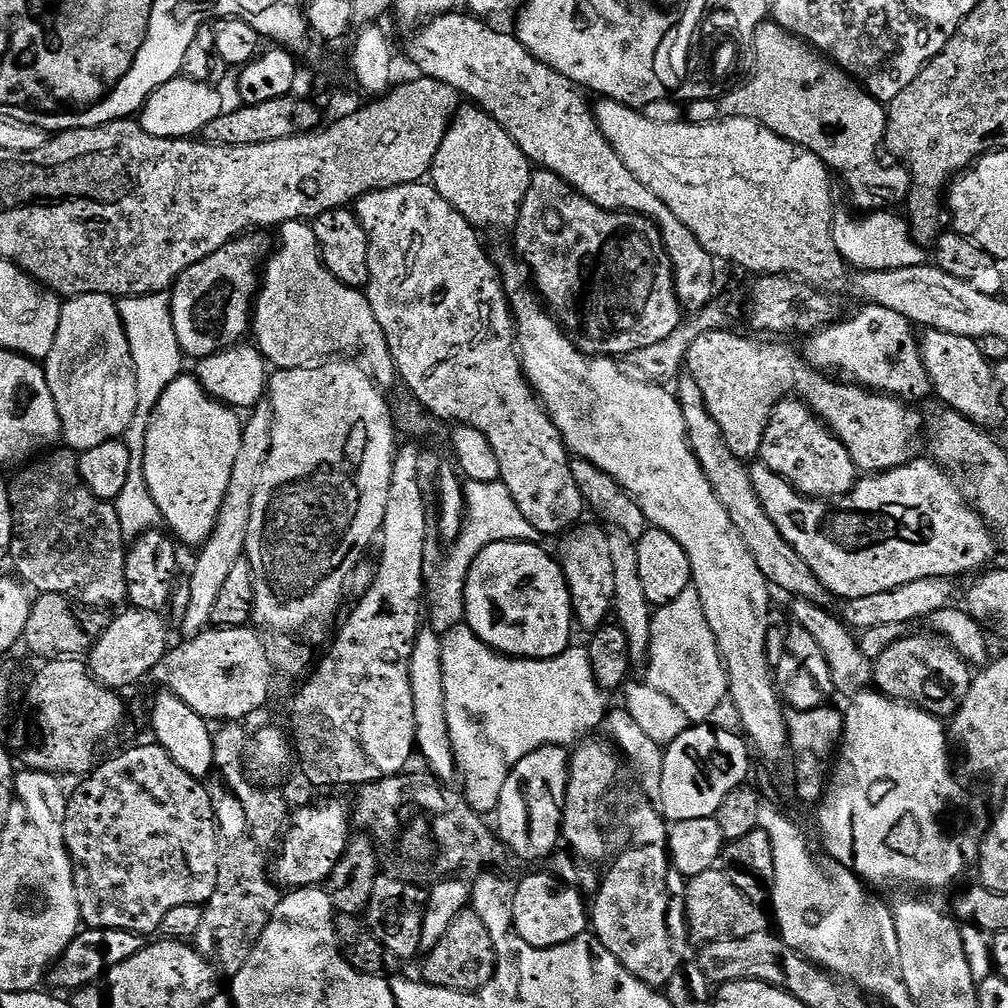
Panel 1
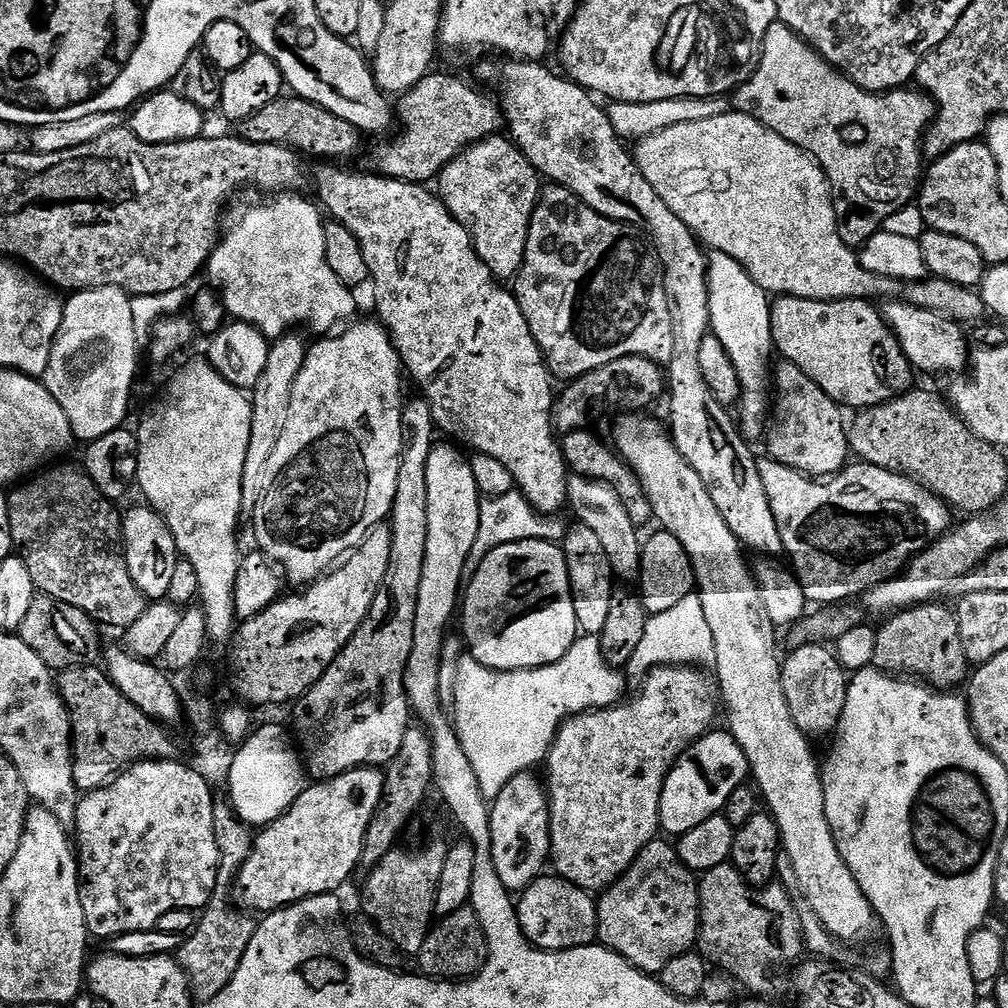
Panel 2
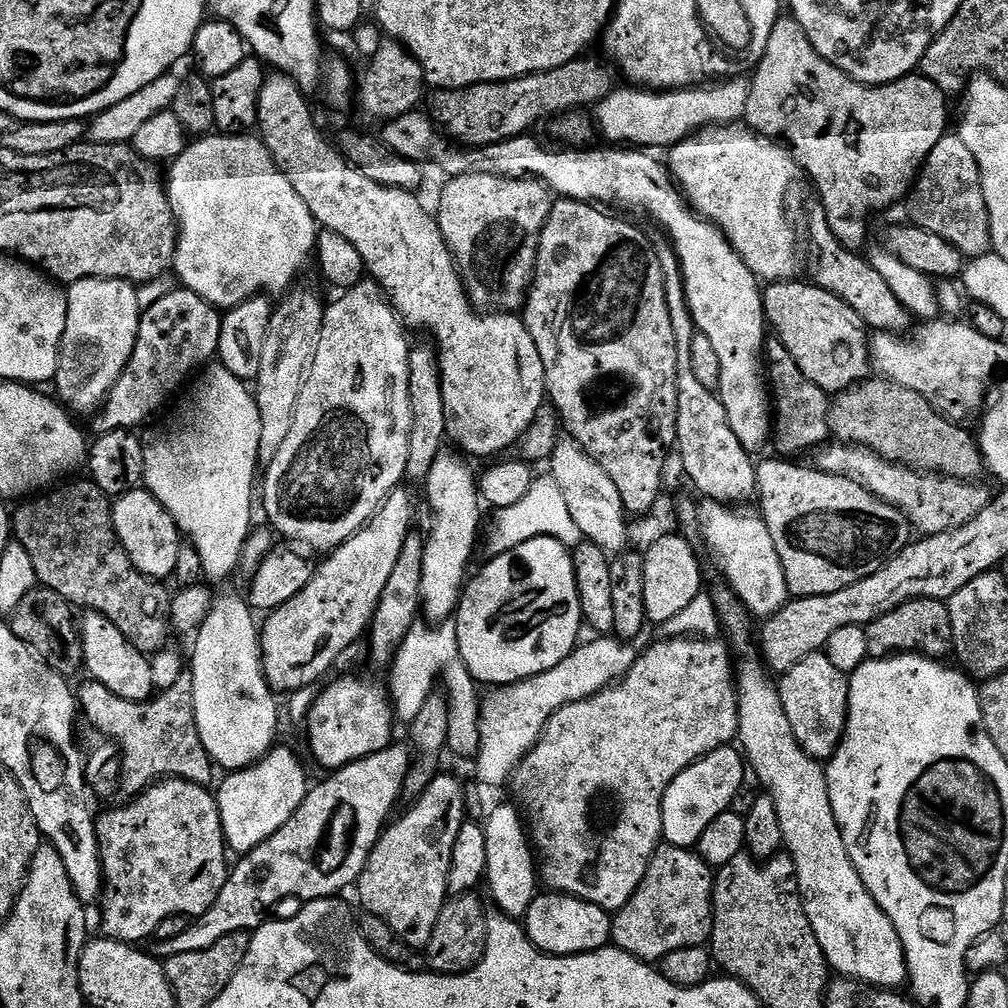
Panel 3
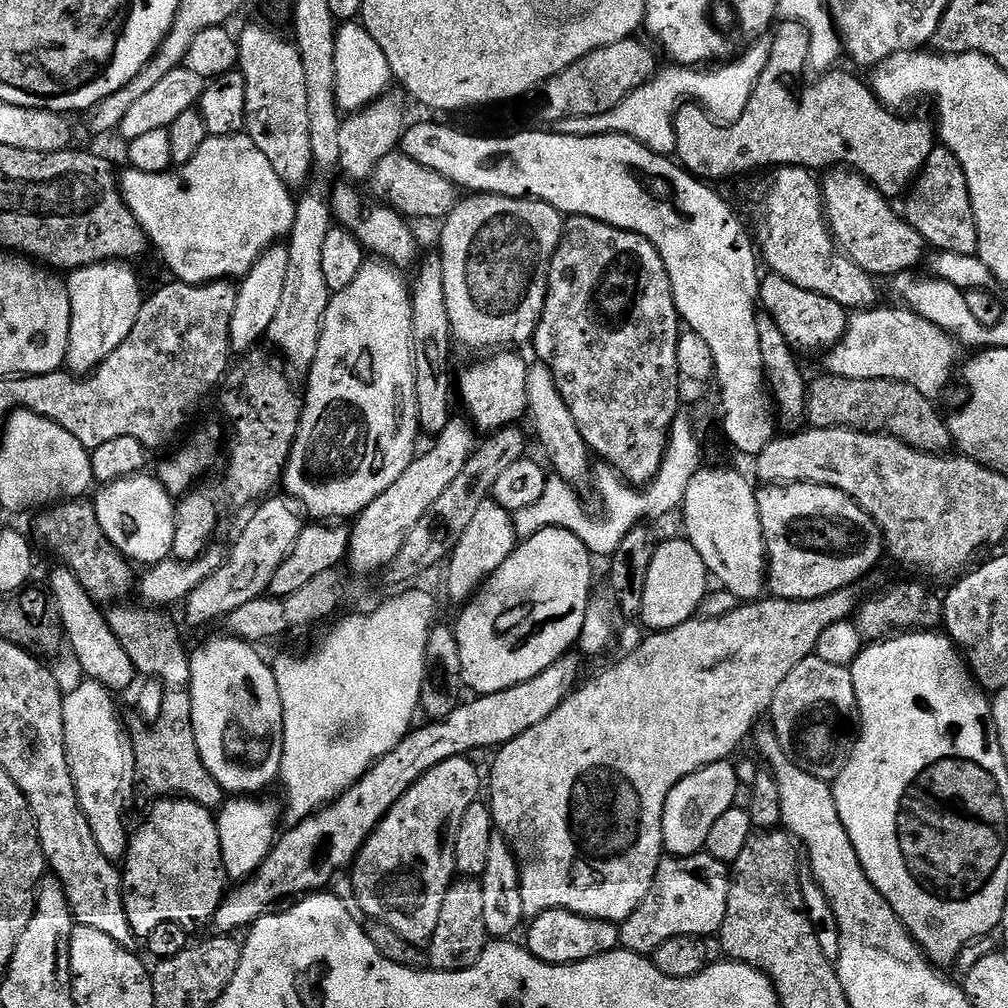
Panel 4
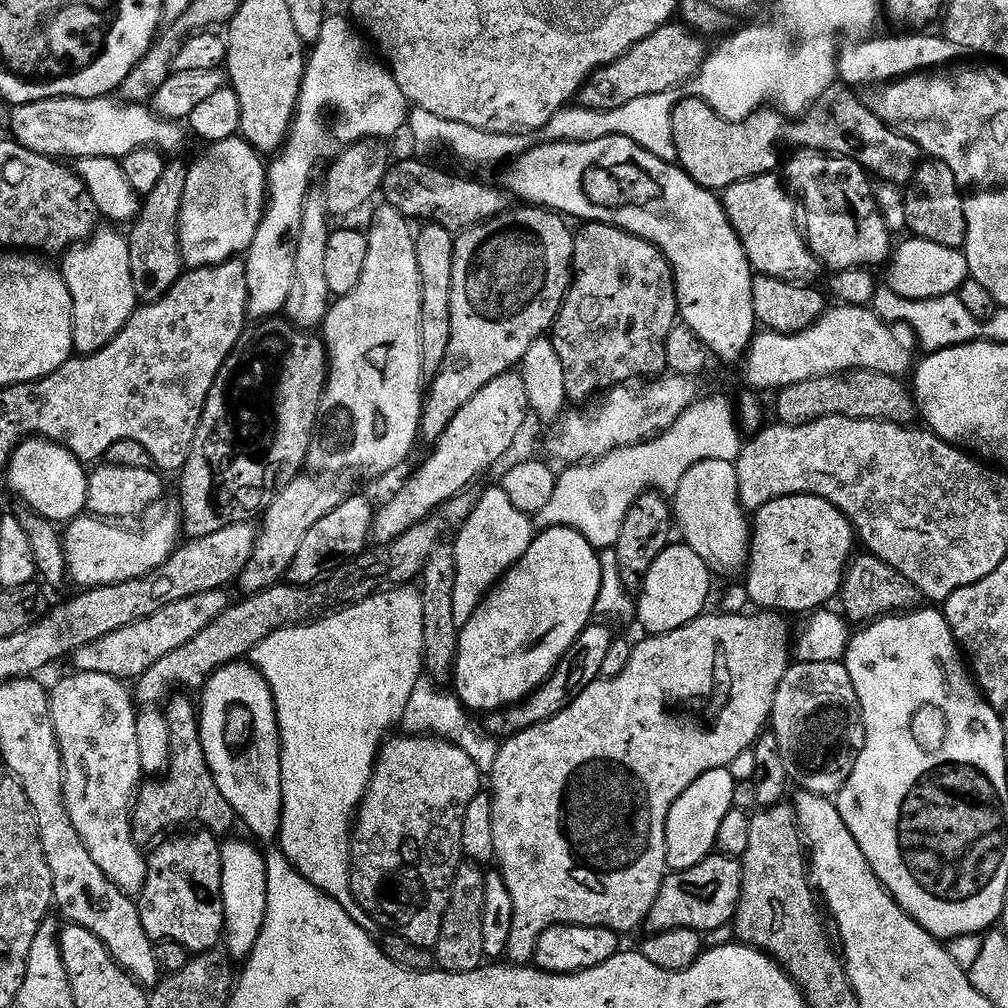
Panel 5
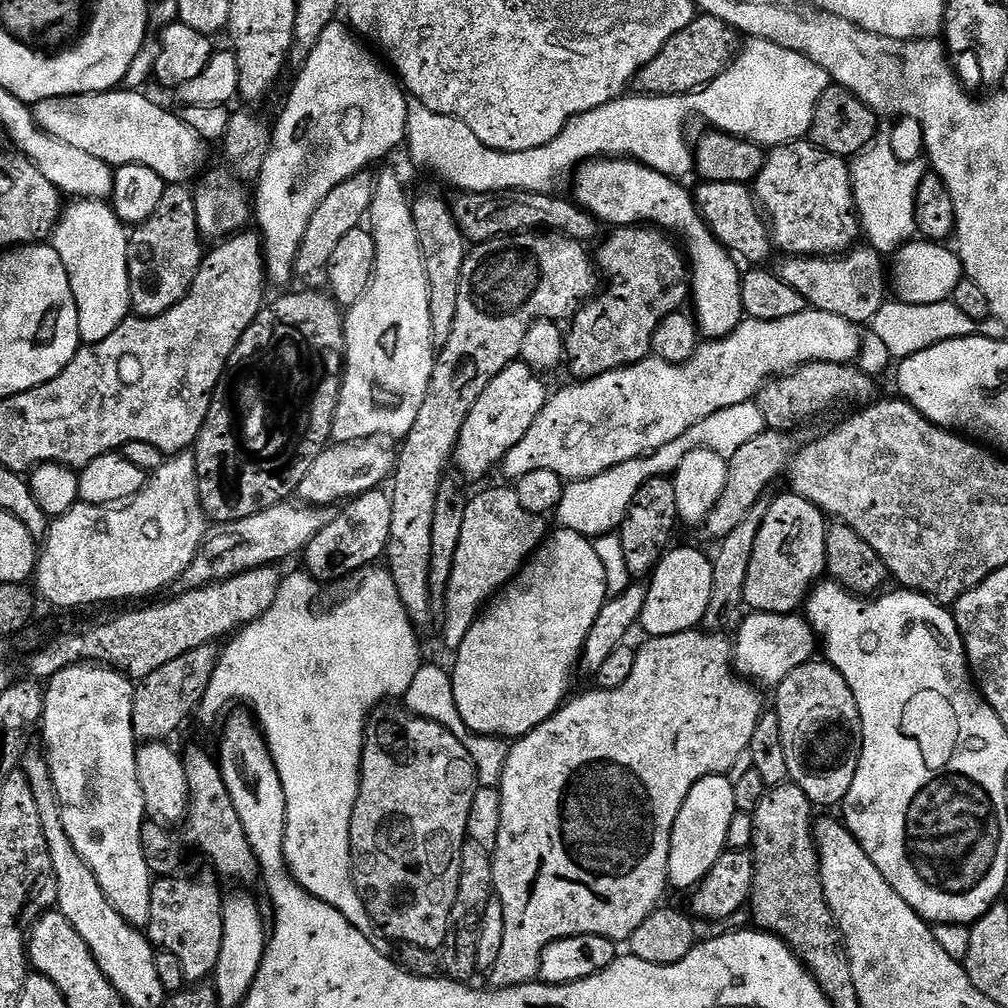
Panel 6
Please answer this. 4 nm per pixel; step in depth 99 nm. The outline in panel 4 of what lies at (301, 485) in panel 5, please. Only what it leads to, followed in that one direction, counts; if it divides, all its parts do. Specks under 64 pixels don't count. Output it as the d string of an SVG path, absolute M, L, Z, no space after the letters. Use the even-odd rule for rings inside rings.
M268 498L255 505L256 513L245 522L244 529L241 530L232 553L227 553L223 566L206 582L202 582L198 590L189 594L186 607L188 620L194 627L212 624L215 620L223 621L234 610L238 610L238 606L246 606L246 602L254 602L268 592L278 566L286 562L286 554L290 554L294 542L298 542L302 527L302 521L296 517L297 509L287 499L274 499Z

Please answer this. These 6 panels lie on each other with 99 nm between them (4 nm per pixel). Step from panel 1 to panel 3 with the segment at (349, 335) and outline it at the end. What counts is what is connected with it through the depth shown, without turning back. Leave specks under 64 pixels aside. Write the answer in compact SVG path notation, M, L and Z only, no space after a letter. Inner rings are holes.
M209 134L193 139L185 147L184 153L177 160L171 161L169 168L172 169L169 170L168 176L166 172L166 191L168 203L172 205L172 214L176 218L178 229L174 272L183 287L187 288L189 292L201 296L213 308L227 310L237 308L242 302L252 299L253 296L273 294L272 292L287 293L295 285L292 283L299 278L300 271L307 266L308 260L310 264L310 257L315 253L318 225L316 219L310 214L310 210L306 210L306 202L302 202L302 198L298 198L294 186L290 186L290 182L286 182L284 175L276 171L276 165L272 163L272 156L264 149L264 141L260 139L259 135Z

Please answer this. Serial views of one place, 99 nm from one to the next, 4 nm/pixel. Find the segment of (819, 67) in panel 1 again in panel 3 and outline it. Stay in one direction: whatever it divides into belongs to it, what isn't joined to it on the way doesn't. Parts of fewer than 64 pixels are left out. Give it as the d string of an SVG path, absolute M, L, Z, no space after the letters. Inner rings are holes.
M791 18L777 19L774 30L770 30L770 42L766 42L764 55L755 68L744 111L747 127L757 136L779 142L792 153L797 169L812 179L820 195L819 203L828 216L834 238L846 250L860 252L868 240L867 220L900 199L901 203L911 193L930 150L949 131L949 97L923 74L903 76L892 84L859 84L838 70L838 66L826 62L814 50L810 38L806 38L806 30Z

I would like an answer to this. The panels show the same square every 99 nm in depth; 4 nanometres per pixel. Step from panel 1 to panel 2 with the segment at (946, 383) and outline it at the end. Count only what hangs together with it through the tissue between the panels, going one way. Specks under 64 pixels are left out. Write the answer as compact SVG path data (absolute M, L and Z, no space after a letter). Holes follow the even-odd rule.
M889 299L885 303L888 305L882 308L882 315L892 333L898 338L913 369L917 373L929 372L932 376L938 375L939 372L963 373L970 364L970 340L965 329L957 321L941 313L899 300L901 299Z

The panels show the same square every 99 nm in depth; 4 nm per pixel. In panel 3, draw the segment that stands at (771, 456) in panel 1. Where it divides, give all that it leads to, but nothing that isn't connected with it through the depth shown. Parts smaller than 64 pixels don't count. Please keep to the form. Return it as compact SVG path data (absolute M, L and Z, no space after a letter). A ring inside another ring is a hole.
M775 338L769 339L766 344L766 375L770 385L770 395L774 401L771 443L774 448L776 444L777 450L780 451L777 453L784 458L800 458L803 452L811 453L819 449L830 436L829 393L814 386L814 382L810 382L810 378L806 378L806 374L798 370L798 362L790 358L790 350L786 350L786 346L782 346L782 342Z

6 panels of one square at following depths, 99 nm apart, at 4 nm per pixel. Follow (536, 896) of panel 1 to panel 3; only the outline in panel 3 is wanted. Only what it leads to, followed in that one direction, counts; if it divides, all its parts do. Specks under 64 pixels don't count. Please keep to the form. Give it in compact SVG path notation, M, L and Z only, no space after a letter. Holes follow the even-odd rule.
M544 890L532 901L530 910L523 916L524 931L539 952L550 956L577 956L609 947L612 939L612 916L594 902L567 896L564 892Z

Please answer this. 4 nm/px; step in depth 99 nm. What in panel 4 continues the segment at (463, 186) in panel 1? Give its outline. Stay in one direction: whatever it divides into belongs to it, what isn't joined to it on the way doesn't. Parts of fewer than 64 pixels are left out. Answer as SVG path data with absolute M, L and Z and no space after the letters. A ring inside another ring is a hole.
M468 194L457 203L456 209L445 216L442 221L444 229L440 232L440 249L438 255L442 261L442 278L446 278L446 310L450 314L450 326L457 345L465 344L468 348L480 352L483 348L488 350L508 350L512 344L527 345L536 333L538 322L542 318L542 310L546 306L546 294L548 293L548 275L550 274L550 262L558 250L558 242L564 233L565 213L559 212L554 206L550 206L541 200L514 198L513 196L489 196L487 194Z

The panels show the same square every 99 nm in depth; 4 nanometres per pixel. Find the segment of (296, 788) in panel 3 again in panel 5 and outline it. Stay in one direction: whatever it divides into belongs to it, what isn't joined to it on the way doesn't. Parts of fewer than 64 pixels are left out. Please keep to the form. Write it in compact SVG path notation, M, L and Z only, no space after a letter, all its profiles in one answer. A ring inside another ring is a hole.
M225 839L220 846L222 858L222 902L224 903L224 938L226 952L233 961L243 962L254 950L258 934L266 922L268 905L268 871L265 853L255 848L255 843Z

